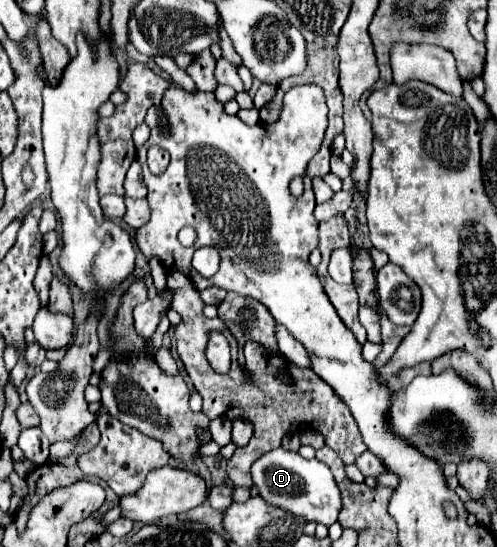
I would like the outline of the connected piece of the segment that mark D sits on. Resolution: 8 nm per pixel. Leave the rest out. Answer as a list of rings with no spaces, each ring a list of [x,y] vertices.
[[[280,446],[266,455],[262,455],[252,465],[254,485],[260,489],[260,495],[294,515],[304,517],[306,521],[316,521],[326,527],[336,523],[340,513],[340,491],[332,477],[332,471],[326,463],[318,459],[304,459],[300,453],[286,451]]]

